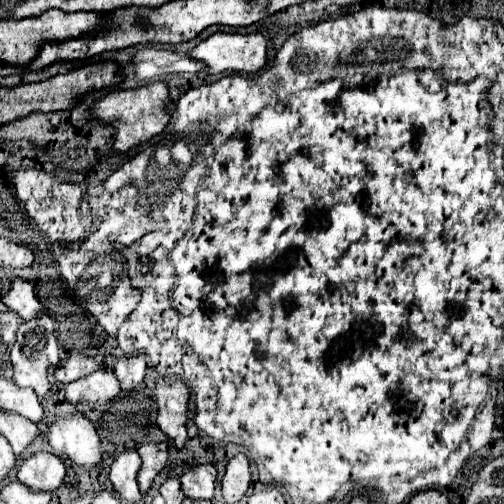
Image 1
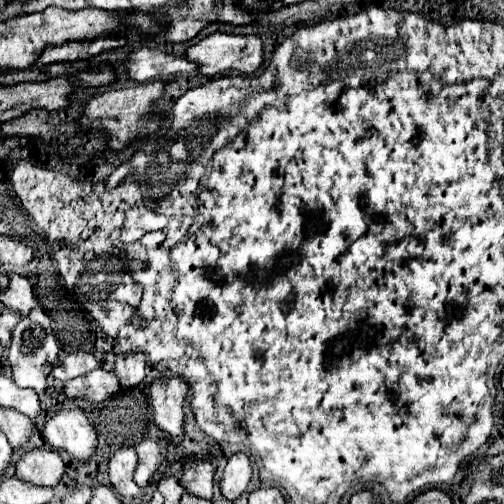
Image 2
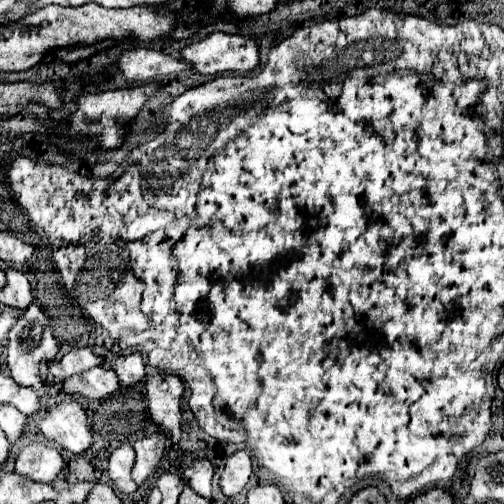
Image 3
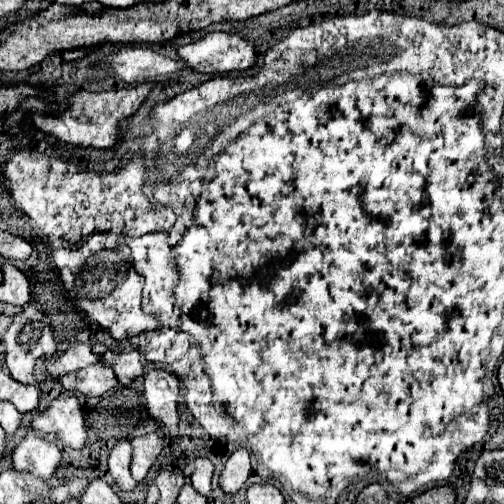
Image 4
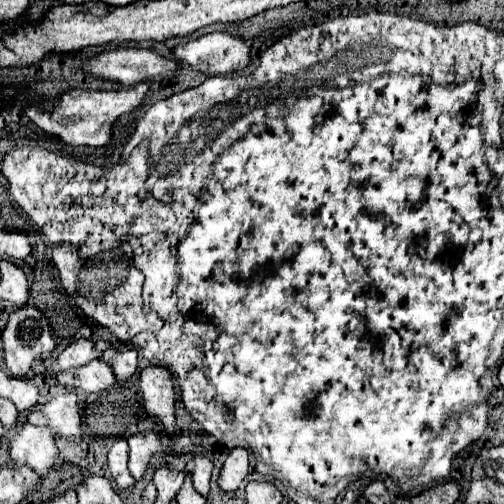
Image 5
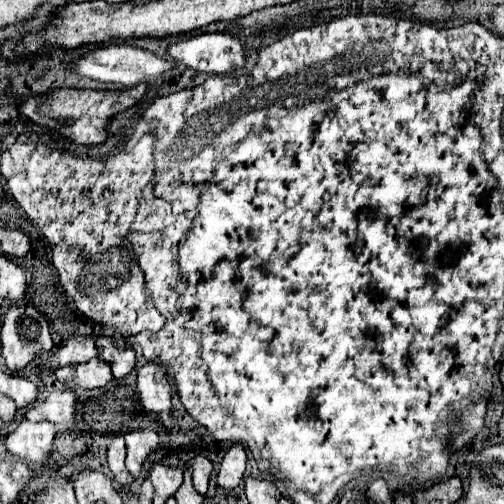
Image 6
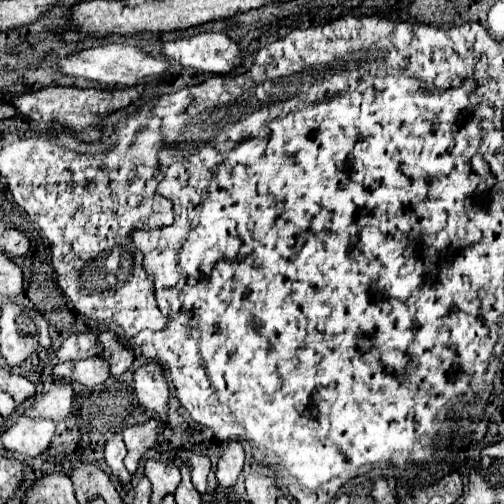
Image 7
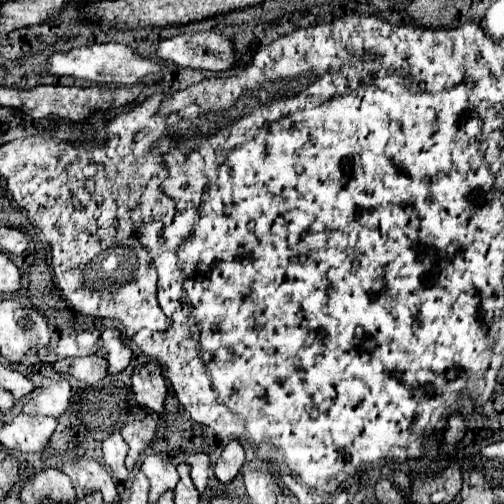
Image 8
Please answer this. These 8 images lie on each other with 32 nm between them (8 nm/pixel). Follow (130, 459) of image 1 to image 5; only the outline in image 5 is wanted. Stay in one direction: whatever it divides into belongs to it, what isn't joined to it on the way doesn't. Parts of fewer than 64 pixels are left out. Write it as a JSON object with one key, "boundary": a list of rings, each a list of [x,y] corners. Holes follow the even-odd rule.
{"boundary":[[[120,436],[114,440],[108,452],[108,468],[118,488],[132,488],[134,484],[134,478],[130,476],[126,462],[128,462],[128,444],[126,444],[126,438]]]}

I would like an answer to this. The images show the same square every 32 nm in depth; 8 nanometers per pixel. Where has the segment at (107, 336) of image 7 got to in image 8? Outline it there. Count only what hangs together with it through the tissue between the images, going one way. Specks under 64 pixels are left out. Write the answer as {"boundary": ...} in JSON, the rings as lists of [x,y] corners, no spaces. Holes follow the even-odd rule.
{"boundary":[[[118,328],[102,330],[102,346],[98,352],[108,360],[108,372],[110,374],[122,372],[132,360],[132,350],[122,344]]]}

